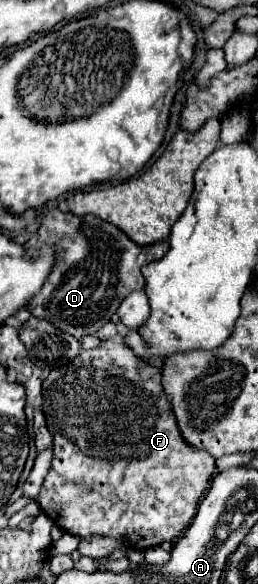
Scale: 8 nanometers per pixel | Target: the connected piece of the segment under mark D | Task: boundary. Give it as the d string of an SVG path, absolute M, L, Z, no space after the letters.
M51 209L25 247L55 245L57 261L47 277L41 293L27 305L31 313L39 319L51 321L57 329L77 335L93 335L99 327L111 321L119 303L133 291L145 289L145 277L141 267L149 261L161 259L169 251L167 241L157 241L153 245L137 245L119 227L97 219L95 215L77 217L73 213L61 213Z

